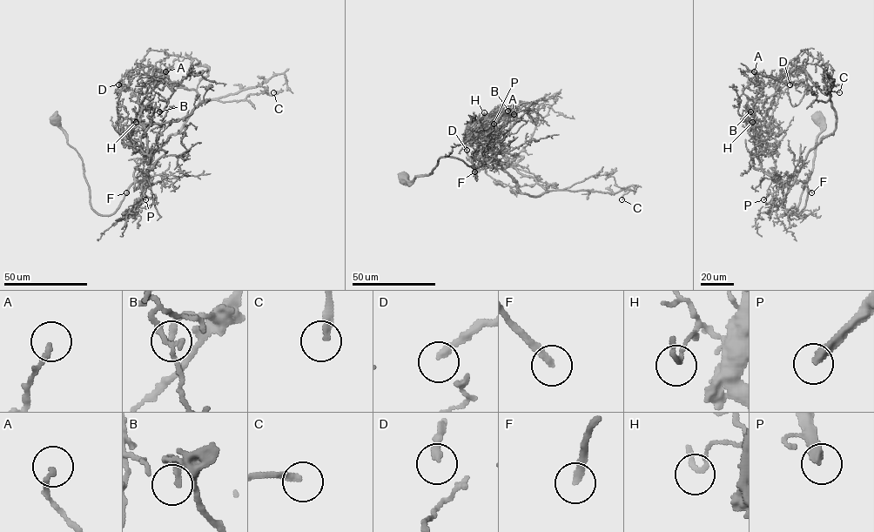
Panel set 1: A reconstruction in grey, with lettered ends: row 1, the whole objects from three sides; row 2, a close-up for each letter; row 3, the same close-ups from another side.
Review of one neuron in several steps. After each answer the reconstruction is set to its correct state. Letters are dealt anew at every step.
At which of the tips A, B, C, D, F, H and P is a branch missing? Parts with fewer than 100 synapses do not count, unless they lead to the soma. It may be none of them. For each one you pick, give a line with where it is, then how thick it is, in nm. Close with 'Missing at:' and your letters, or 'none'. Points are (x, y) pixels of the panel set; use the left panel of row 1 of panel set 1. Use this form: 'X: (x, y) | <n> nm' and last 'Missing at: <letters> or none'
F: (126, 192) | 240 nm
P: (145, 199) | 360 nm
Missing at: F, P

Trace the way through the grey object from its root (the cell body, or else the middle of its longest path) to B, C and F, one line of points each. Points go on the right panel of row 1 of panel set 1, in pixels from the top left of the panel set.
B: (818, 117), (796, 215), (806, 185), (769, 175), (756, 153), (756, 97), (772, 76), (742, 90), (750, 111)
C: (818, 117), (796, 215), (807, 186), (796, 174), (836, 127), (825, 74), (839, 92)
F: (818, 117), (821, 133), (816, 139), (812, 171), (801, 193), (796, 215), (805, 204), (808, 189), (811, 192)

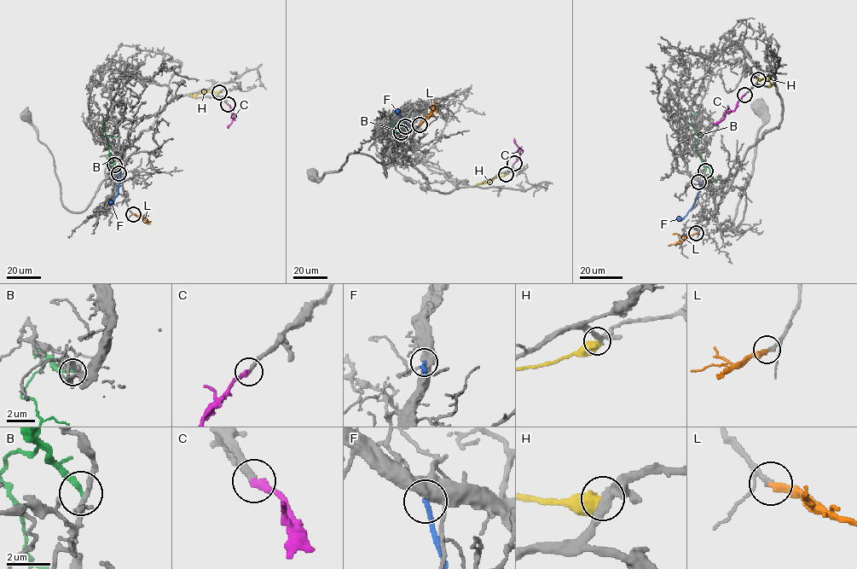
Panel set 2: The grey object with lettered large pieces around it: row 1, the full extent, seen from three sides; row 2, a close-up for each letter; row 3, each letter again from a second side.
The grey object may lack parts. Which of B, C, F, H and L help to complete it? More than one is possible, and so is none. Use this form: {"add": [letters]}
{"add": ["C", "L"]}

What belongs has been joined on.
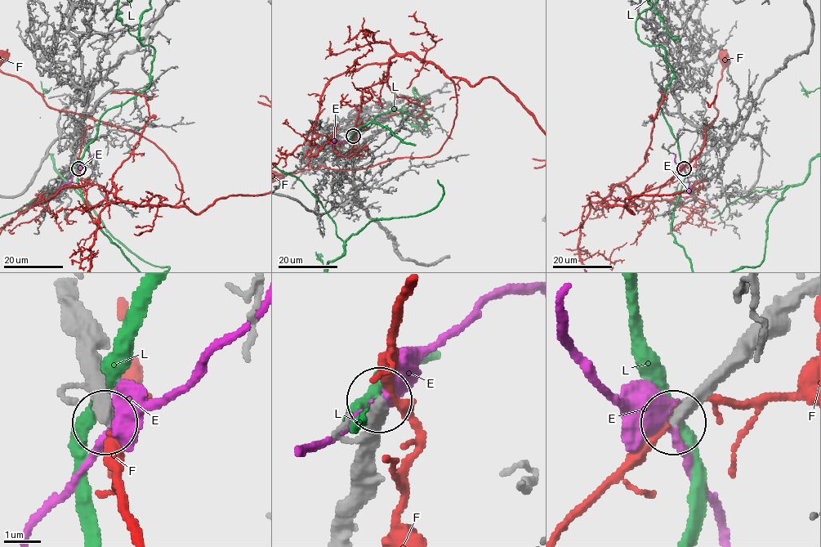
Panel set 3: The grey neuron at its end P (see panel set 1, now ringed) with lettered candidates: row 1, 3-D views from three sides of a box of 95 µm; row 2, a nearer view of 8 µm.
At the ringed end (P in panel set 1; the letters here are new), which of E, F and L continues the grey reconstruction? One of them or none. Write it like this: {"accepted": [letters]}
{"accepted": []}

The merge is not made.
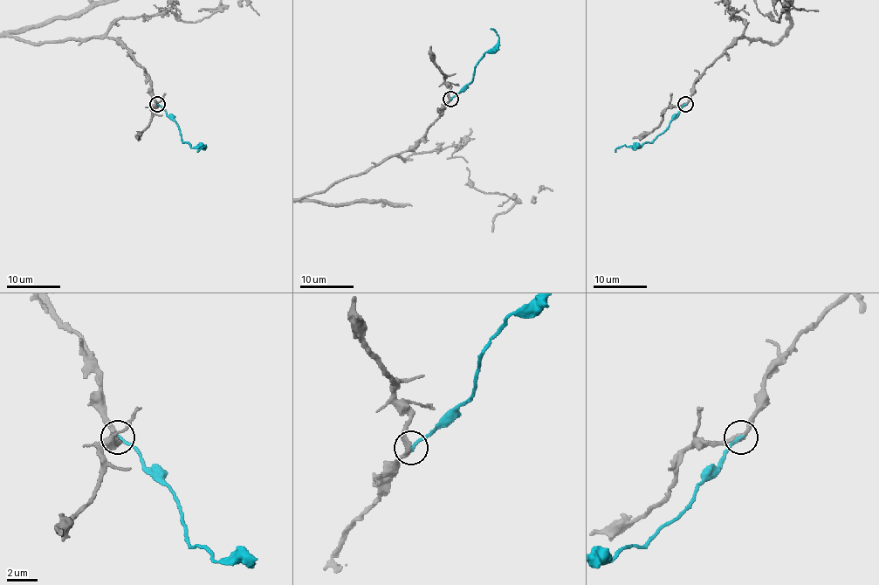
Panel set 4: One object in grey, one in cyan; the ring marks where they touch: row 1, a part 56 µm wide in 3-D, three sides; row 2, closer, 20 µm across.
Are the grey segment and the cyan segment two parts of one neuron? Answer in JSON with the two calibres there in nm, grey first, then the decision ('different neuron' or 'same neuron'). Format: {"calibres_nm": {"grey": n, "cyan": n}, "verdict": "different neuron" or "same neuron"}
{"calibres_nm": {"grey": 280, "cyan": 240}, "verdict": "different neuron"}

